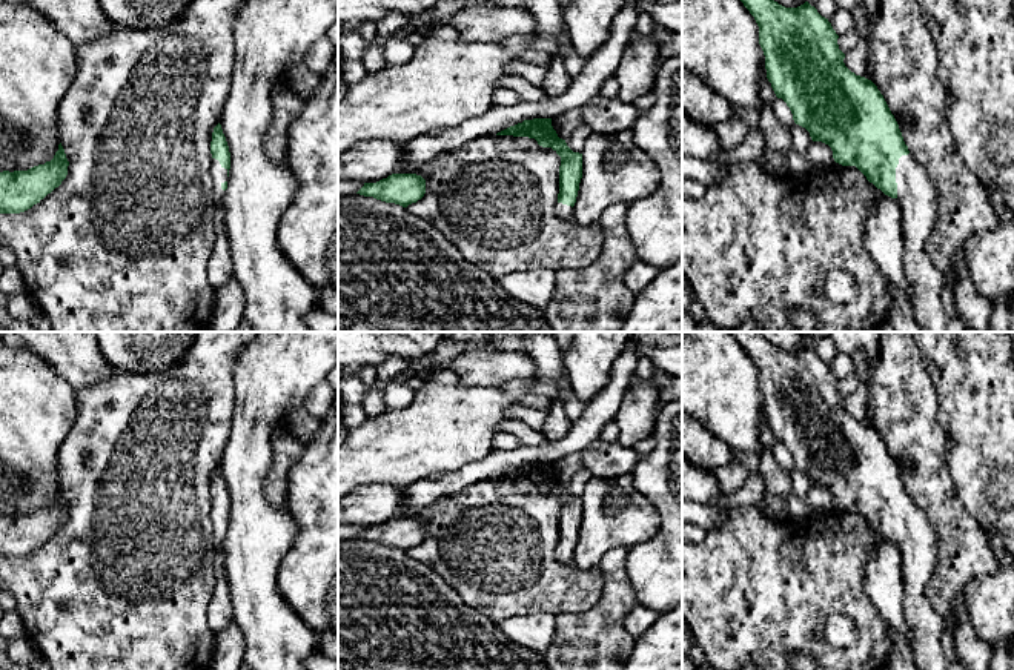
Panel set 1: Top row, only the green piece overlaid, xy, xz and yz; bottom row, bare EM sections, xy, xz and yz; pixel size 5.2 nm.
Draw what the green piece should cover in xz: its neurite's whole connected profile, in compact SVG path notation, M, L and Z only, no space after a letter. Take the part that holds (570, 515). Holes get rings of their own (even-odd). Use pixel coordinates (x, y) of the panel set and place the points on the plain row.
M552 463L524 464L496 479L513 479L535 483L539 490L552 492L561 501L559 538L555 558L564 566L573 566L573 550L576 547L579 527L582 522L582 498L573 496L565 484L559 483L552 470Z

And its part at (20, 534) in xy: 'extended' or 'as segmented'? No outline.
as segmented

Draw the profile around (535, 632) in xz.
M539 612L535 615L507 618L496 622L496 625L516 645L542 655L553 639L555 619L556 616Z

